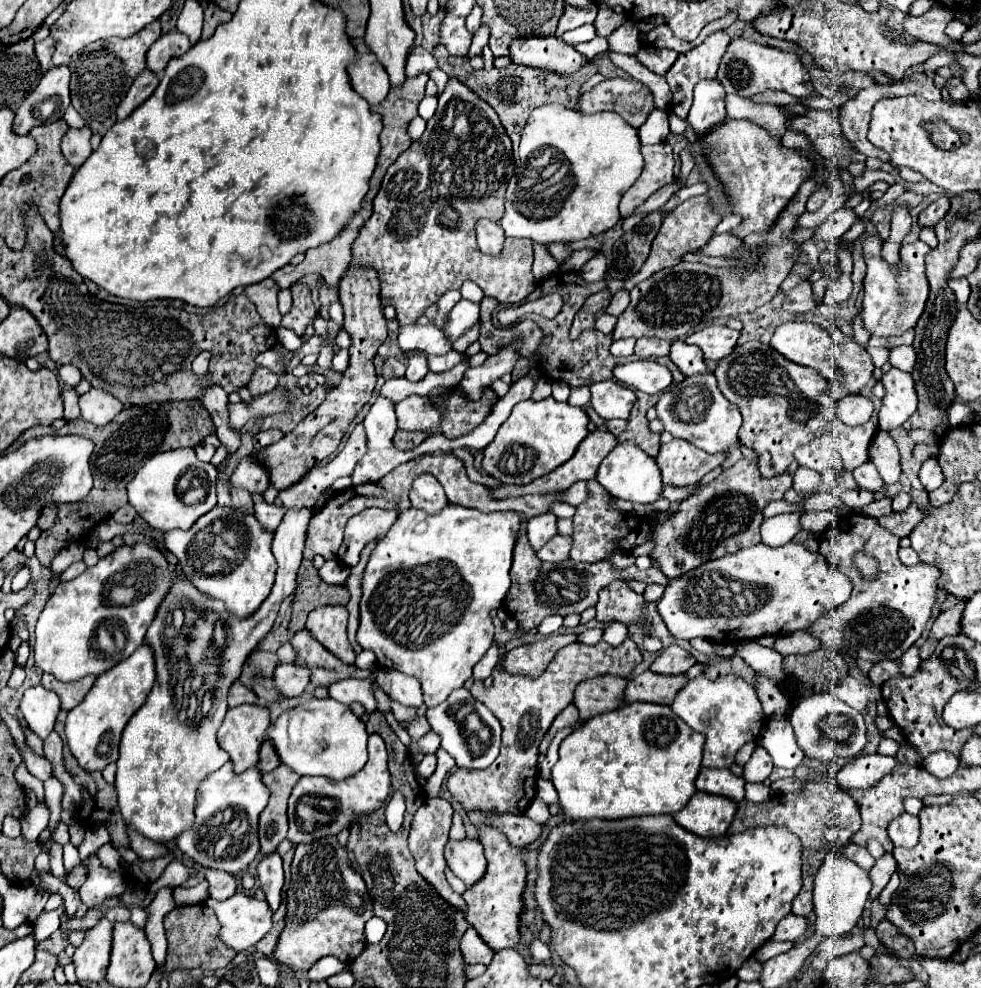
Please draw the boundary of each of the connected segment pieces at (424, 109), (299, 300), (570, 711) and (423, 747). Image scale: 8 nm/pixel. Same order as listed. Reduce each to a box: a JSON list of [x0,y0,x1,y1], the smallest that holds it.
[[418,95,438,121],[282,283,318,337],[540,705,580,755],[418,733,440,755]]

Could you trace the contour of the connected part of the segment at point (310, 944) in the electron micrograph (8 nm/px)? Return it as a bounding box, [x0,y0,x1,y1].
[272,837,372,971]

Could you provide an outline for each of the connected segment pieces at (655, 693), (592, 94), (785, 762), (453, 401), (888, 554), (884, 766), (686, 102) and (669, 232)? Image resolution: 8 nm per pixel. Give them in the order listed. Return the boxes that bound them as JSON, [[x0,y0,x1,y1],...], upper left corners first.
[[626,671,688,705],[578,79,654,127],[760,719,804,769],[434,387,498,439],[808,513,940,661],[836,753,898,789],[666,29,730,119],[624,195,722,291]]

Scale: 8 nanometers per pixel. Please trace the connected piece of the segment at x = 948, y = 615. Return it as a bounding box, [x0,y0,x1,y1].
[930,601,964,639]

